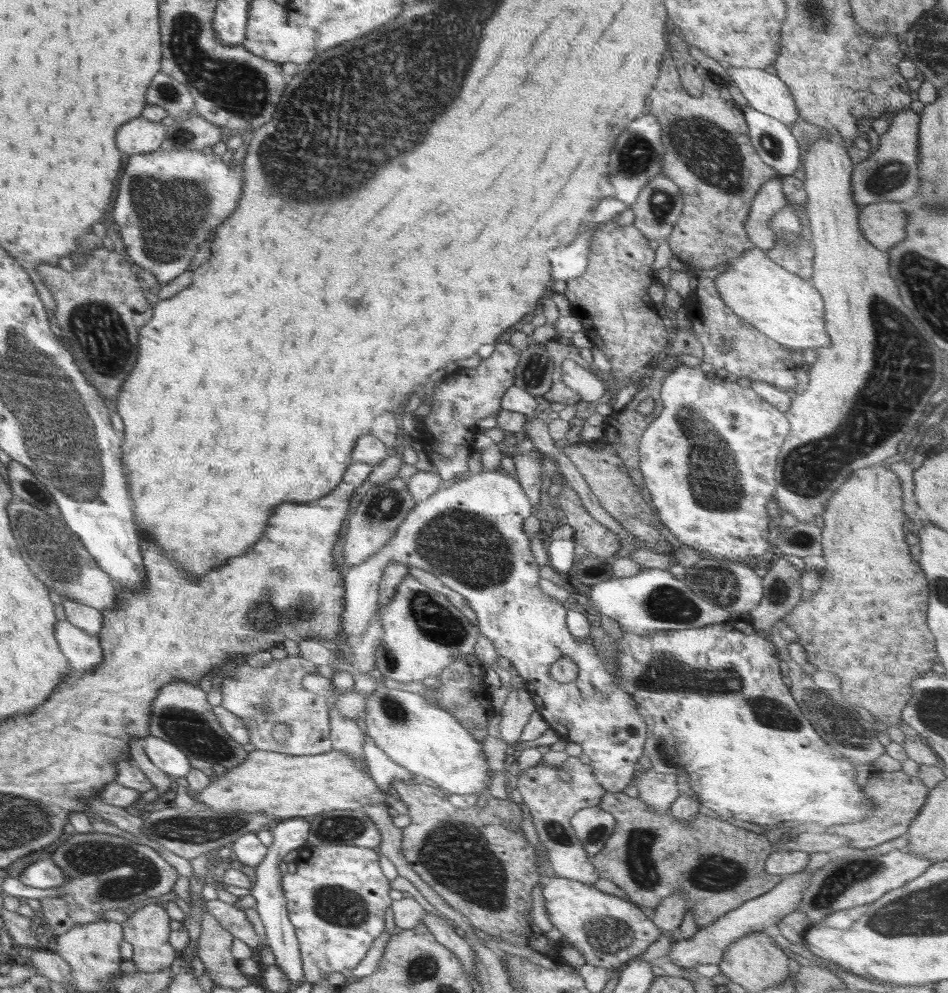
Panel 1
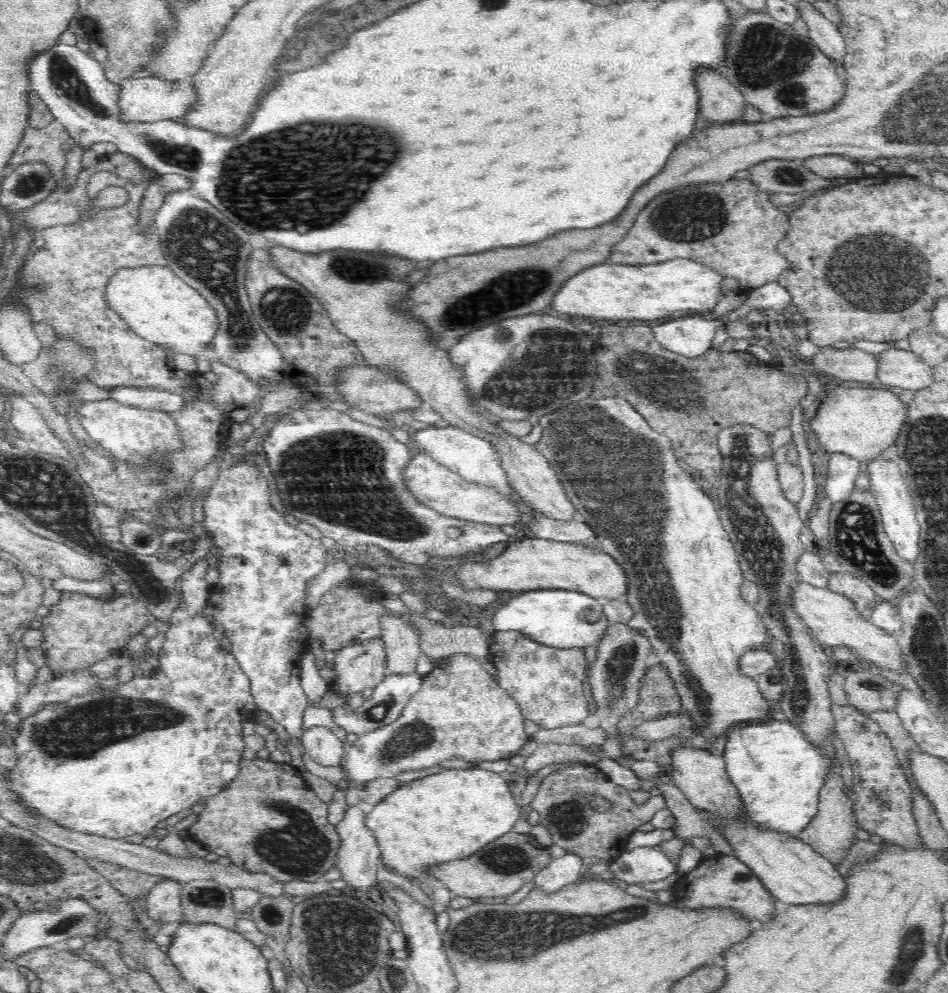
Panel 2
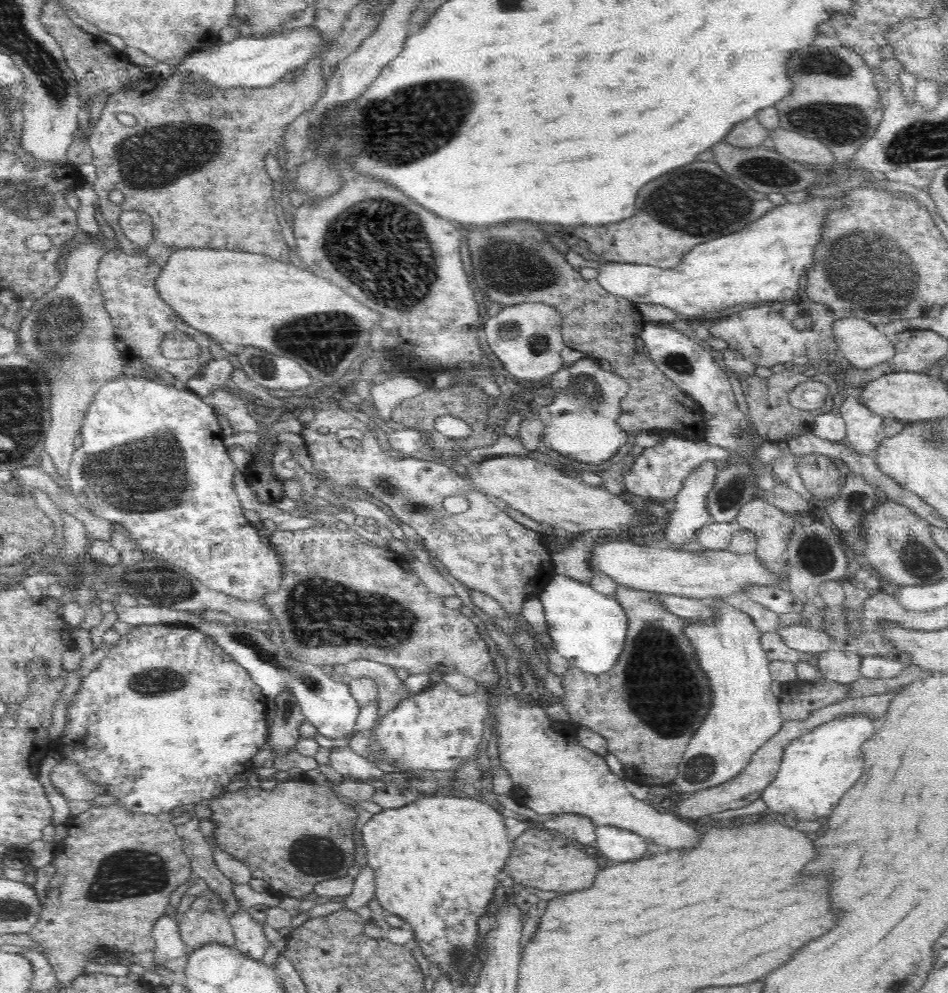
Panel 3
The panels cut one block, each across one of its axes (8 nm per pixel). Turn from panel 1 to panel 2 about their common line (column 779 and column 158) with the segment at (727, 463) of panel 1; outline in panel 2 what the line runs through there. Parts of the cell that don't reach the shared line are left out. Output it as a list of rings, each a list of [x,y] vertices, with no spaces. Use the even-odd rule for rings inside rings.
[[[103,399],[85,402],[82,407],[78,408],[75,418],[80,420],[83,430],[90,435],[90,438],[94,438],[104,450],[108,450],[118,460],[126,461],[134,469],[148,468],[146,466],[148,454],[156,450],[159,454],[184,450],[176,421],[164,411],[135,408],[116,400]]]

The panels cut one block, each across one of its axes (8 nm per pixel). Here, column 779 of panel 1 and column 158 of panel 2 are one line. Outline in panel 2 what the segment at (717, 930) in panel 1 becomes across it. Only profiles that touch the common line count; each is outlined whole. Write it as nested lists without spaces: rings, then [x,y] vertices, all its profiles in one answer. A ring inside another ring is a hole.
[[[171,879],[156,884],[145,898],[147,915],[157,922],[182,922],[181,890],[182,884]]]

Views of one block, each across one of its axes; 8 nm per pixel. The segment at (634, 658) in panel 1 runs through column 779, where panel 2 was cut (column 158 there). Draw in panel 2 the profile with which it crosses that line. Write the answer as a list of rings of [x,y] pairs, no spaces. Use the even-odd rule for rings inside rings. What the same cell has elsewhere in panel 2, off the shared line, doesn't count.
[[[214,550],[202,560],[195,562],[190,570],[187,570],[180,577],[181,582],[181,601],[178,610],[172,614],[169,620],[169,629],[165,632],[164,640],[159,650],[159,665],[153,670],[152,676],[141,675],[136,671],[135,676],[129,682],[120,683],[114,688],[107,689],[96,687],[86,694],[71,698],[66,702],[54,702],[42,706],[38,712],[21,720],[21,729],[13,733],[12,745],[18,754],[18,764],[10,769],[10,776],[5,776],[4,780],[8,783],[10,789],[20,795],[23,805],[29,812],[44,816],[48,820],[59,824],[64,828],[70,828],[76,832],[84,832],[90,835],[102,836],[110,839],[124,839],[125,837],[140,834],[146,828],[157,827],[160,820],[167,820],[168,816],[178,814],[196,802],[214,796],[222,792],[226,784],[230,784],[238,772],[240,772],[240,760],[242,752],[247,748],[244,739],[242,739],[242,722],[252,721],[258,714],[258,708],[254,702],[251,693],[250,679],[242,671],[238,661],[229,651],[225,642],[216,639],[211,629],[214,622],[211,618],[202,615],[202,611],[209,606],[210,585],[206,583],[206,570],[211,565]]]

